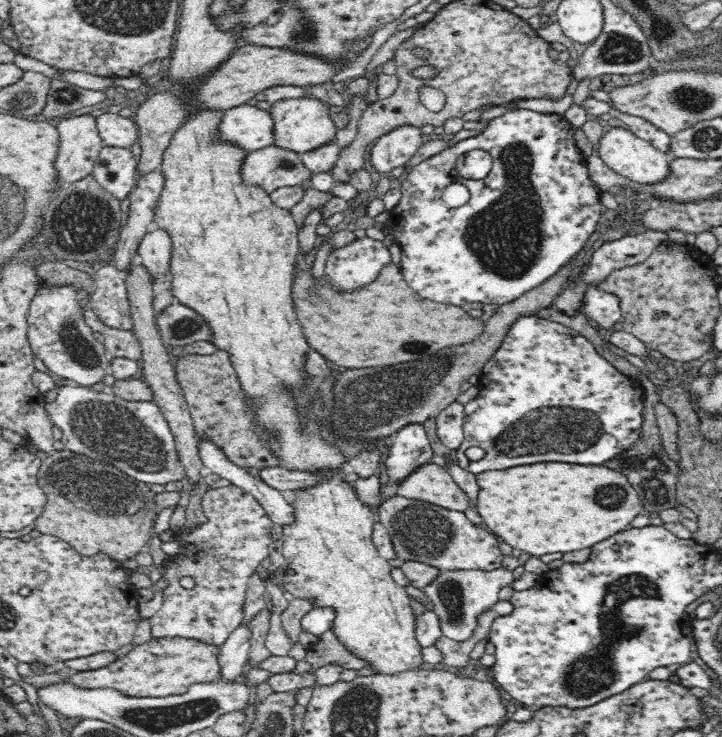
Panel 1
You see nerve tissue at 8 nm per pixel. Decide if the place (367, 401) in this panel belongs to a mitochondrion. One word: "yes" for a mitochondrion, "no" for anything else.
yes

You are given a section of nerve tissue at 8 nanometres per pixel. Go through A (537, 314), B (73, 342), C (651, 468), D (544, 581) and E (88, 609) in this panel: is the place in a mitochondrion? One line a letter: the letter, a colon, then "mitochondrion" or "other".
A: other
B: mitochondrion
C: mitochondrion
D: other
E: other

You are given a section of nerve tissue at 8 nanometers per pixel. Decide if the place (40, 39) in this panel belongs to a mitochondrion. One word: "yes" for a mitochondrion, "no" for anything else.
no

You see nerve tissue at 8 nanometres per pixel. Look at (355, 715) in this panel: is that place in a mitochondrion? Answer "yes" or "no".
yes

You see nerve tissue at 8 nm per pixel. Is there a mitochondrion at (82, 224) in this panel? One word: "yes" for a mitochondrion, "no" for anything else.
yes

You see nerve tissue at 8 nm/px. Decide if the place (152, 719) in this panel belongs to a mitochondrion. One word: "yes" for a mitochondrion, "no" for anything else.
yes

